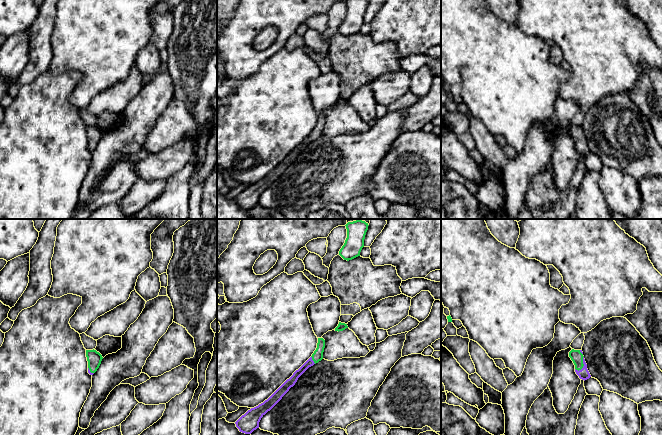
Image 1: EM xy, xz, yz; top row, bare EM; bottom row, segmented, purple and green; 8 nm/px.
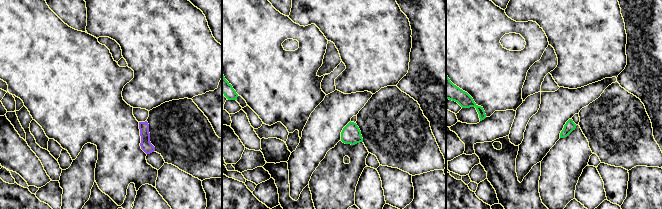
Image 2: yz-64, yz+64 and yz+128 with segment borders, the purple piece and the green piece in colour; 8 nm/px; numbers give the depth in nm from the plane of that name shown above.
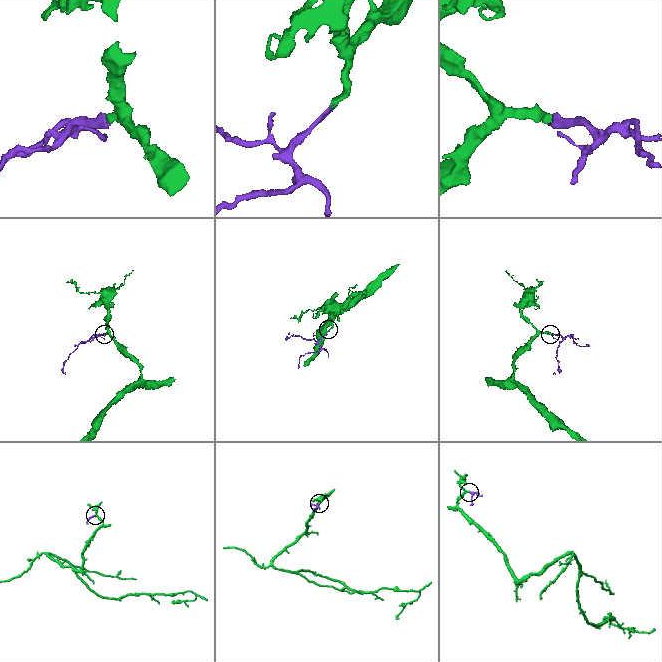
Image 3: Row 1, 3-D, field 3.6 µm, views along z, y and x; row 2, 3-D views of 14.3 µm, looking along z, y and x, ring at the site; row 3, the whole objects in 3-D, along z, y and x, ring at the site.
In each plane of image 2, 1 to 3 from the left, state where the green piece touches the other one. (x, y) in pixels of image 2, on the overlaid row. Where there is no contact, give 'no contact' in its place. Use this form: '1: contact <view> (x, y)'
1: no contact
2: no contact
3: no contact

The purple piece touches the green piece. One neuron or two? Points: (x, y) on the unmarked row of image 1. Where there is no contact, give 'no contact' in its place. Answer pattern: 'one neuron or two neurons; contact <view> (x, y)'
one neuron; contact yz (583, 139)

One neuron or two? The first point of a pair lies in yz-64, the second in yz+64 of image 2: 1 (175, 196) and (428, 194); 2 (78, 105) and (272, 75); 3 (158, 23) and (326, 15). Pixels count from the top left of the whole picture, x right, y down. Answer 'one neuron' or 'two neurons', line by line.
1: two neurons
2: one neuron
3: one neuron

